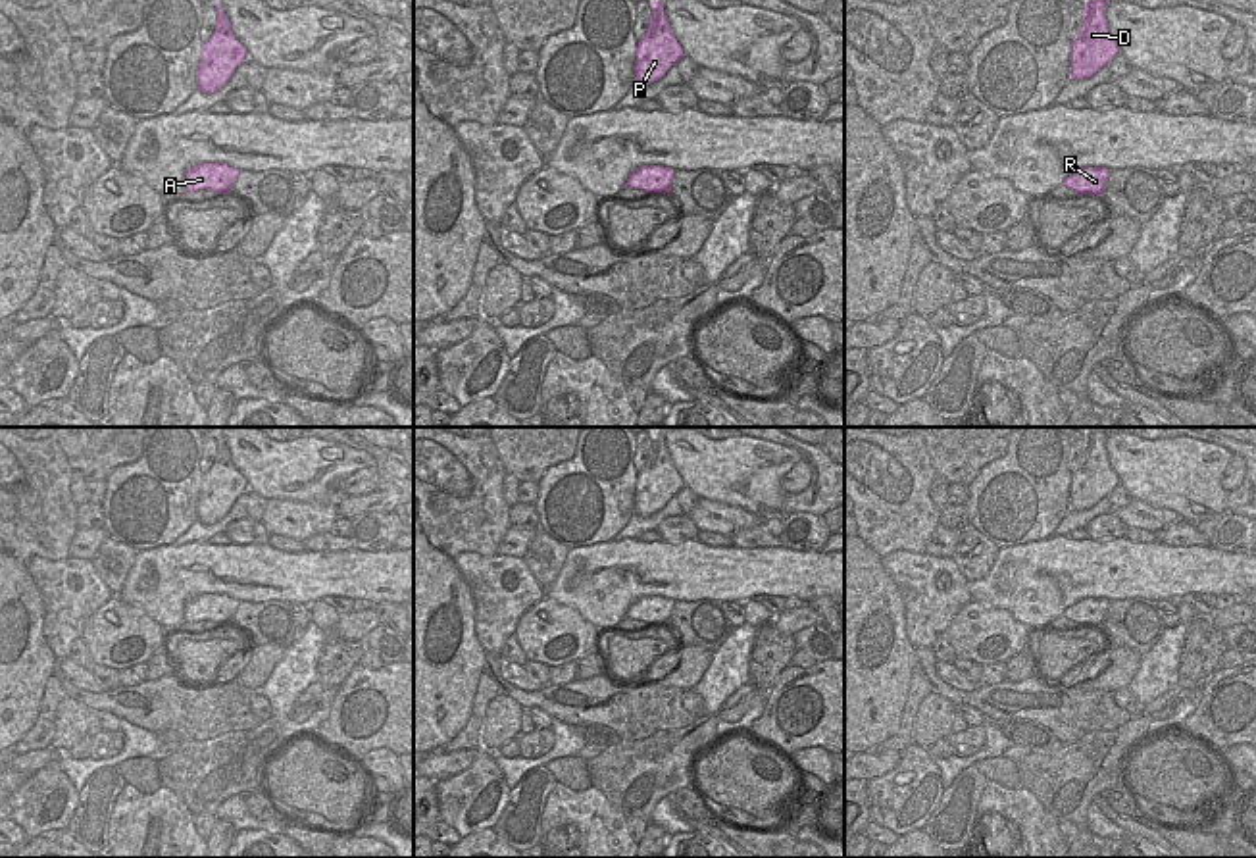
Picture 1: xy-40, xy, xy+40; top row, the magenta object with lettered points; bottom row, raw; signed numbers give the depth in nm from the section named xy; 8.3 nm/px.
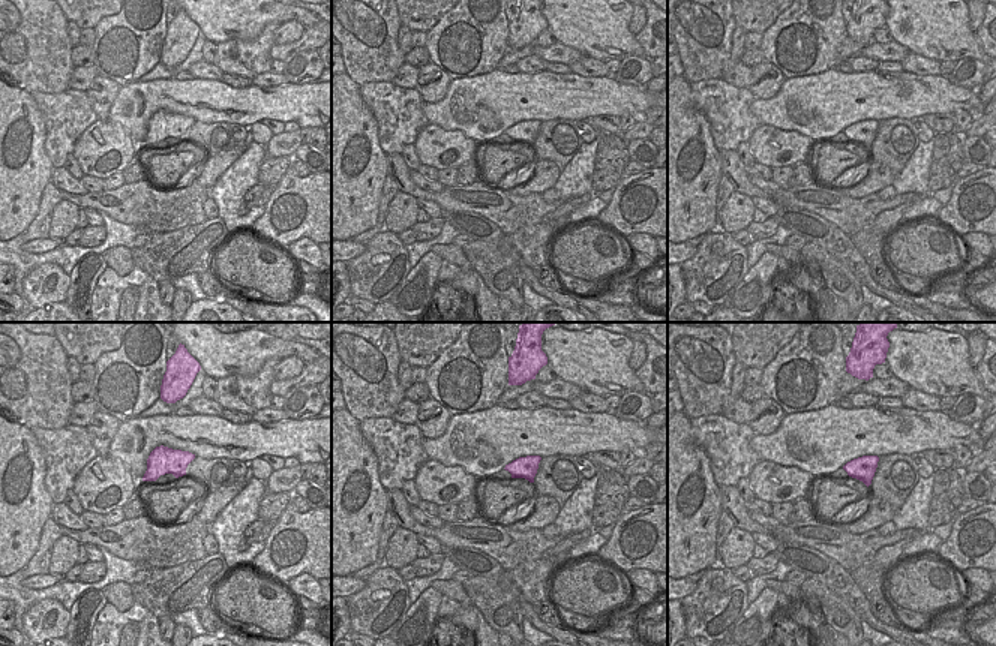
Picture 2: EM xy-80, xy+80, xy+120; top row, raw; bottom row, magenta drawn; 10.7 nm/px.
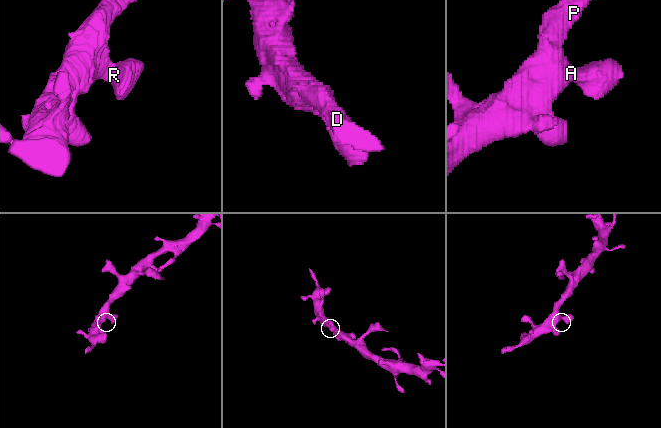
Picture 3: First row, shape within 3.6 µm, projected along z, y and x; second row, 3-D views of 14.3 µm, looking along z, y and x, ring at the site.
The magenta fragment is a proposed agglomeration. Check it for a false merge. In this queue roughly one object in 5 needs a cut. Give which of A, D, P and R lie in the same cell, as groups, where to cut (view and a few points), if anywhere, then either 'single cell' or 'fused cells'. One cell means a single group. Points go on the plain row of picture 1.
groups A D P R; cut none; single cell

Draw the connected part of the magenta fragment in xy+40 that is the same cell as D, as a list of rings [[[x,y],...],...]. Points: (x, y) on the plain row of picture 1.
[[[1112,429],[1085,431],[1083,452],[1077,469],[1071,471],[1069,508],[1083,512],[1093,508],[1119,485],[1110,467],[1106,439]]]

